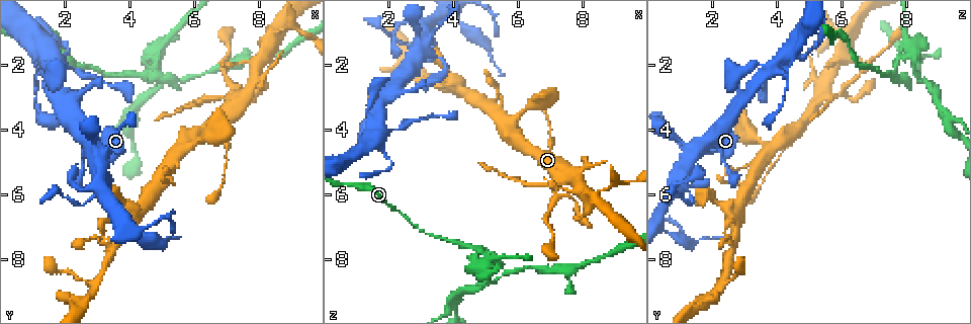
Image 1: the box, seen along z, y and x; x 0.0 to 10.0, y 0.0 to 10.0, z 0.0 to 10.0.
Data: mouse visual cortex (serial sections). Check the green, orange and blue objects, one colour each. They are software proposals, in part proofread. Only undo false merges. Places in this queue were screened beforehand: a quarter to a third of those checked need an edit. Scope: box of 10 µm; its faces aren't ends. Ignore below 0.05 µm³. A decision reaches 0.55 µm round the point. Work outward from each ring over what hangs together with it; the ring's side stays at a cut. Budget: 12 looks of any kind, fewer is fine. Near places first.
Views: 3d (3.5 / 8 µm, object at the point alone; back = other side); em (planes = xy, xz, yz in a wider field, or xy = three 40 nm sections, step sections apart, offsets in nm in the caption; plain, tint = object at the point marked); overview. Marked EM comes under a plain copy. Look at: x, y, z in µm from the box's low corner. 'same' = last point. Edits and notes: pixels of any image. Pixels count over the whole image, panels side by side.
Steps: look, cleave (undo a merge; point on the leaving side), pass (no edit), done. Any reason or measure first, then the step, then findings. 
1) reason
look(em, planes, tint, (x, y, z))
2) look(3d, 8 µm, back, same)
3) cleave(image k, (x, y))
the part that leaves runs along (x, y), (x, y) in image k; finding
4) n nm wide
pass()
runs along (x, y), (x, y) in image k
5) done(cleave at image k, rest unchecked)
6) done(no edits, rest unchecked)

calibre changes
look(3d, 8 µm, (7.25, 2.80, 6.05))

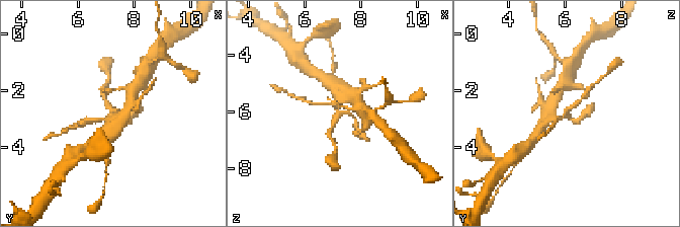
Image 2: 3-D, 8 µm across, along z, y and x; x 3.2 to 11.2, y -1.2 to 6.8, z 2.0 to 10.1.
zoom in
look(3d, 3.5 µm, same)

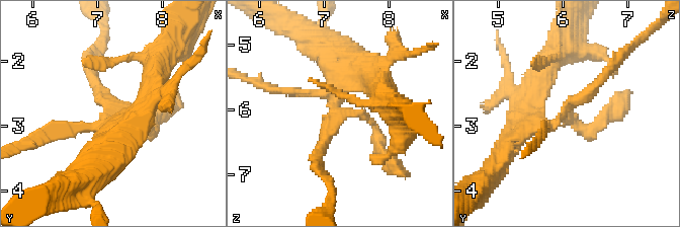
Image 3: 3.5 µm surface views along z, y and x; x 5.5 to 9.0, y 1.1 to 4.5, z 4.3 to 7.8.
now the EM
look(em, xy, step 3, tint, (7.20, 2.75, 6.00))

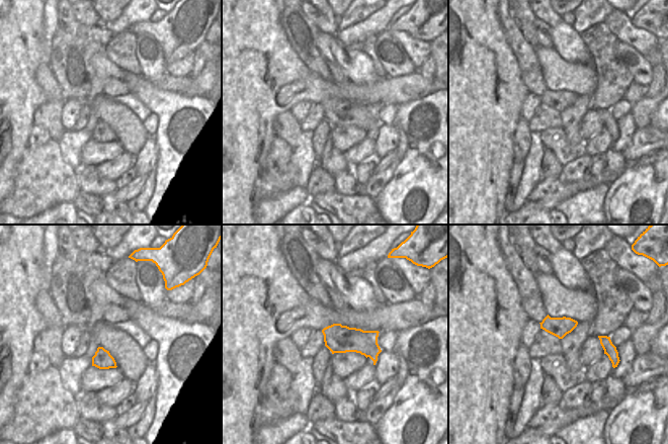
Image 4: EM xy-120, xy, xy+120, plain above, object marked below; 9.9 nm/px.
cleave(image 3, (57, 126))
the part that leaves runs along (89, 126), (52, 129), (27, 145) in image 3; two cells meet here

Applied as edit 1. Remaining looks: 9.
three-way junction
look(3d, 3.5 µm, (4.75, 1.70, 8.20))

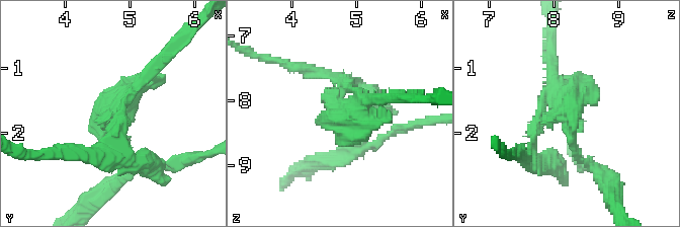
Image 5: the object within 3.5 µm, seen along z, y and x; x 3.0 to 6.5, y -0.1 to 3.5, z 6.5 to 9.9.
look(em, xy, step 2, tint, (4.65, 1.75, 8.15))

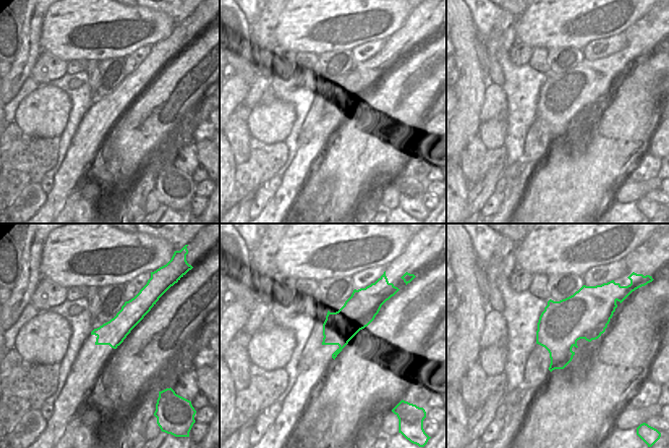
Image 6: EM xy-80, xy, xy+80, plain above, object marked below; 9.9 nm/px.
look(em, planes, tint, same)

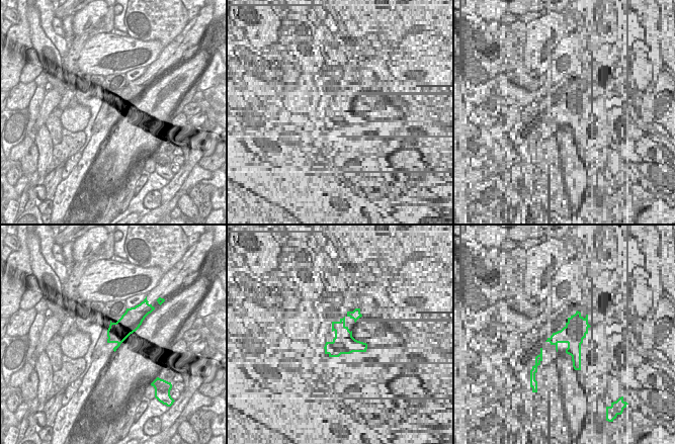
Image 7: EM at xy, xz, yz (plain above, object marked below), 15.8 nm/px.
pass()
runs along (332, 73), (332, 117), (360, 135) in image 5; one cell here

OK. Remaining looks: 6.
three arms meet
look(3d, 3.5 µm, (8.40, 1.25, 6.15))

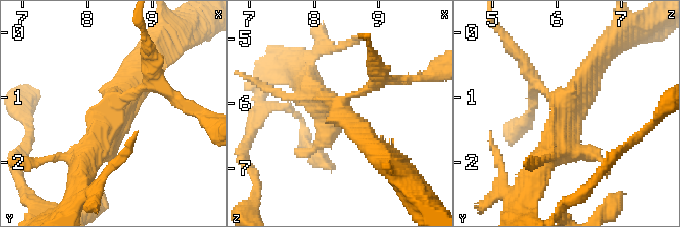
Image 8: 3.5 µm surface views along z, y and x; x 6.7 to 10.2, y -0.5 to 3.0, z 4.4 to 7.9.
3 arms; arms of 150, 350, 400 nm; shape alone is not enough
look(em, xy, step 2, tint, (8.45, 1.20, 6.10))

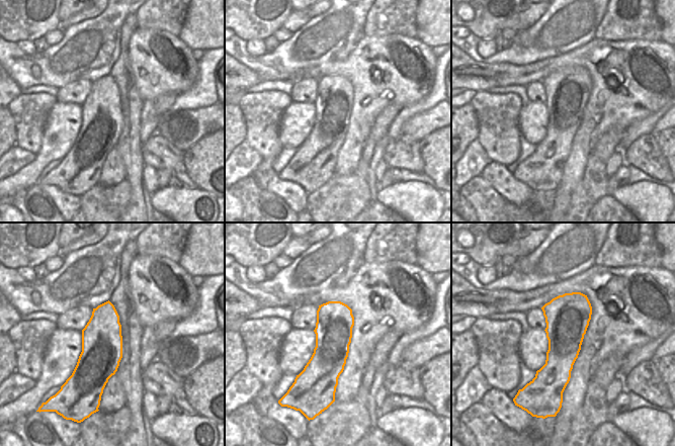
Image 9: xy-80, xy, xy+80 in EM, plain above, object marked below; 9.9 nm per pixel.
cleave(image 8, (172, 93))
the part that leaves runs along (140, 89), (158, 86), (210, 124) in image 8; two cells meet here

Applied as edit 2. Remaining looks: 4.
redraw
look(overview)

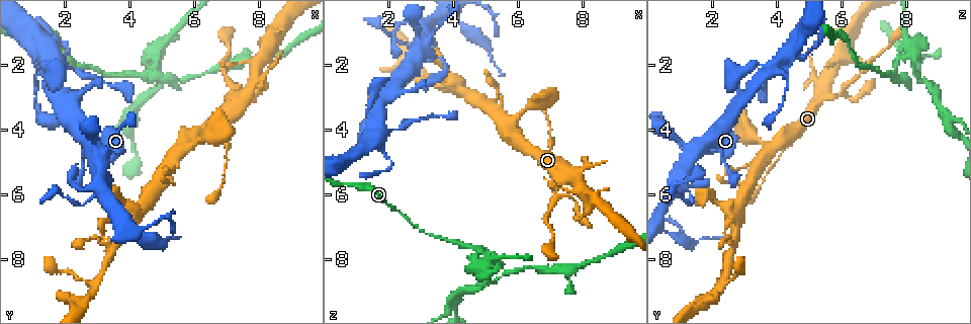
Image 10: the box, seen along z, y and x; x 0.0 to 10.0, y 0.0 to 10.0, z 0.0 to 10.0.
thin neck
look(3d, 3.5 µm, (1.65, 1.90, 4.05))

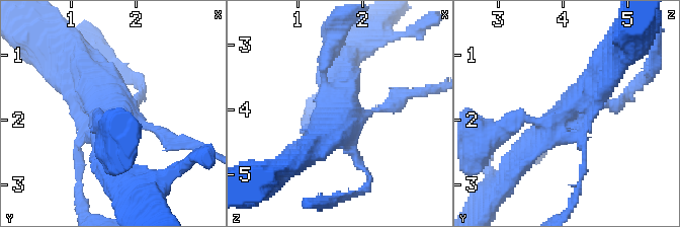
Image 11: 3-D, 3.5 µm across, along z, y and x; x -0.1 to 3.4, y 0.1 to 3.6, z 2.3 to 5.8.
now the EM
look(em, xy, step 1, tint, (1.65, 1.95, 4.05))

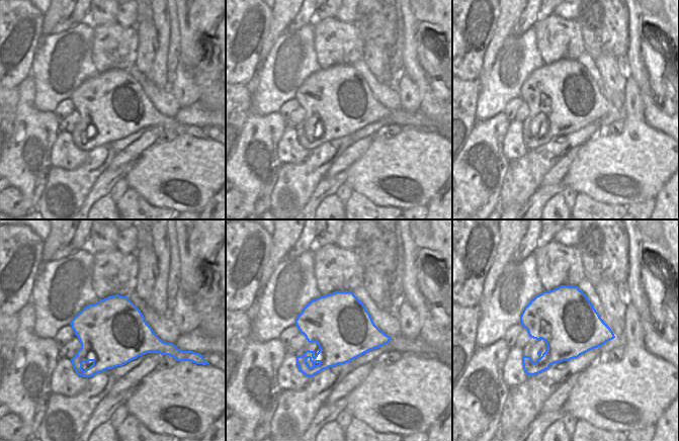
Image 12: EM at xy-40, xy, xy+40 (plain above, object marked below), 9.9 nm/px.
pass()
runs along (518, 159), (565, 119), (606, 69) in image 11; one cell here

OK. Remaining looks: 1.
done(cleave at image 3, cleave at image 8, rest unchecked)

